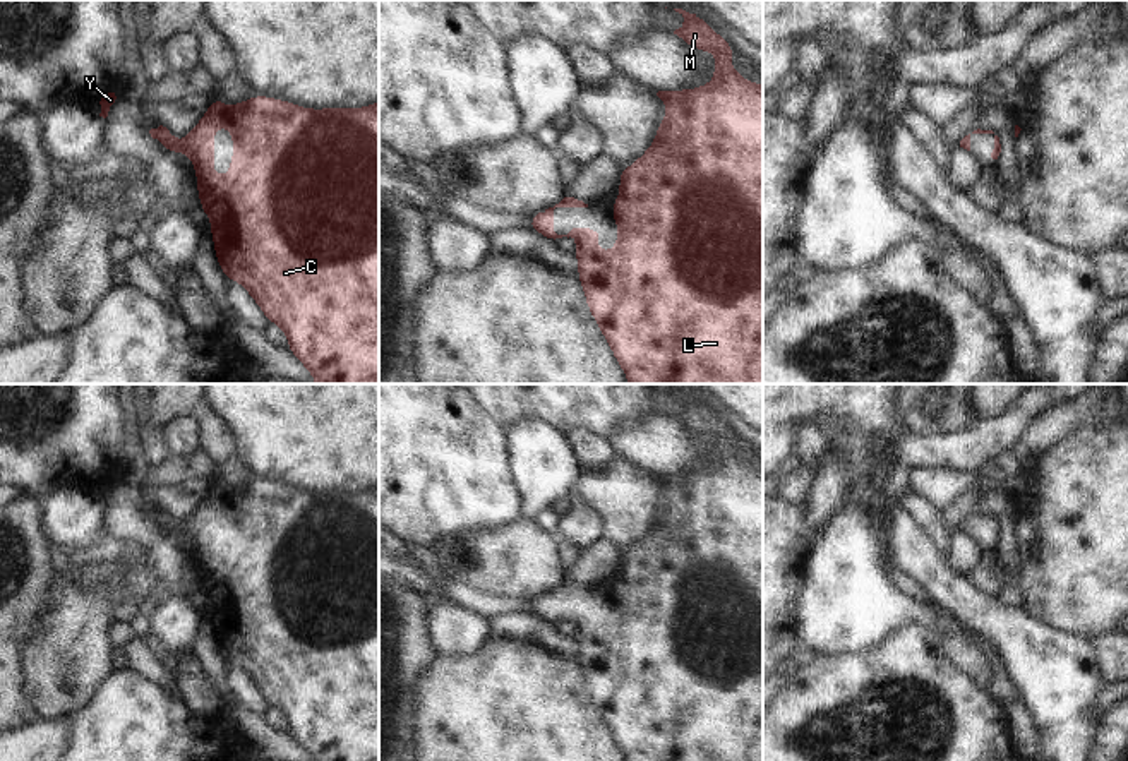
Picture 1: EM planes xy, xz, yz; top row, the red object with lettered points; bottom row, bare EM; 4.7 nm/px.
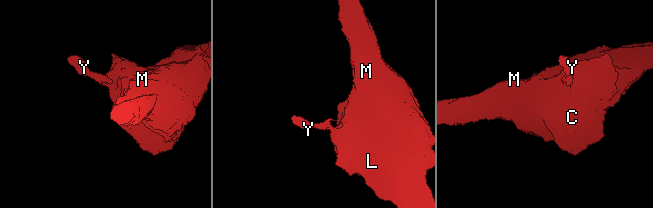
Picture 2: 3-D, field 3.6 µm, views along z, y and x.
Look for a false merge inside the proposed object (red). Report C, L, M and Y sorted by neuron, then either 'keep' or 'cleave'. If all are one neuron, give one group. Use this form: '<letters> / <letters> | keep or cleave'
C L M Y | keep

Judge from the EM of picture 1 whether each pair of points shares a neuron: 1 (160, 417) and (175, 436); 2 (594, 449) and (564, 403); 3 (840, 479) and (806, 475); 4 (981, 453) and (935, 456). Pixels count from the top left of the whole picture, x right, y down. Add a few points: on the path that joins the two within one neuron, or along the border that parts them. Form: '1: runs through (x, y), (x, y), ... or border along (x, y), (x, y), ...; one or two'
1: border along (189, 413), (172, 419), (163, 427); two
2: border along (563, 431), (583, 427), (602, 436); two
3: border along (815, 473), (806, 504); two
4: runs through (969, 453), (947, 453); one

